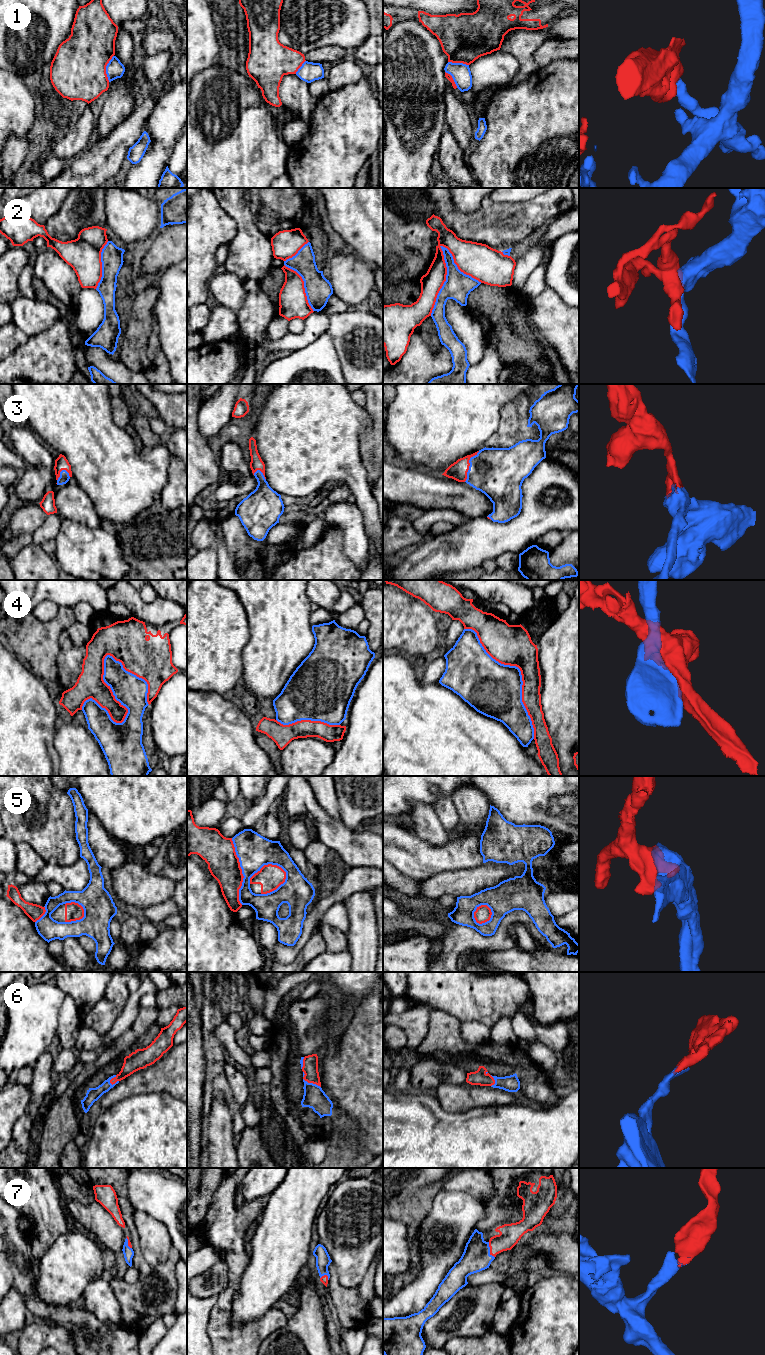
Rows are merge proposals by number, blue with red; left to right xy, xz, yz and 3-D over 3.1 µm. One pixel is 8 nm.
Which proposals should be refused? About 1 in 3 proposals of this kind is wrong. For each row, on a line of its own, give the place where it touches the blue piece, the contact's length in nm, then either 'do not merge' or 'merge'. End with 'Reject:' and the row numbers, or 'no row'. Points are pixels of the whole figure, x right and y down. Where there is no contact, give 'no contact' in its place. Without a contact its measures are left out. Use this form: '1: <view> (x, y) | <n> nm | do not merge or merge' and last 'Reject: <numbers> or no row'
1: xy (106, 68) | 220 nm | do not merge
2: yz (446, 280) | 550 nm | do not merge
3: yz (470, 465) | 280 nm | merge
4: xy (112, 691) | 600 nm | do not merge
5: xz (265, 864) | 320 nm | do not merge
6: xz (307, 1082) | 190 nm | merge
7: yz (489, 1250) | 140 nm | merge
Reject: 1, 2, 4, 5

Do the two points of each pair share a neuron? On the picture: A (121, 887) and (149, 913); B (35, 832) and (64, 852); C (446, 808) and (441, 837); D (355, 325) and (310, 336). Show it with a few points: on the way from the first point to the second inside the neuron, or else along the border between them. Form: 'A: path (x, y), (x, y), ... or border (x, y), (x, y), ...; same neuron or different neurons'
A: border (166, 900), (149, 905), (139, 913); different neurons
B: path (42, 832), (57, 845); same neuron
C: border (432, 806), (443, 828), (450, 835), (461, 827); different neurons
D: border (329, 316), (329, 326), (326, 331); different neurons

